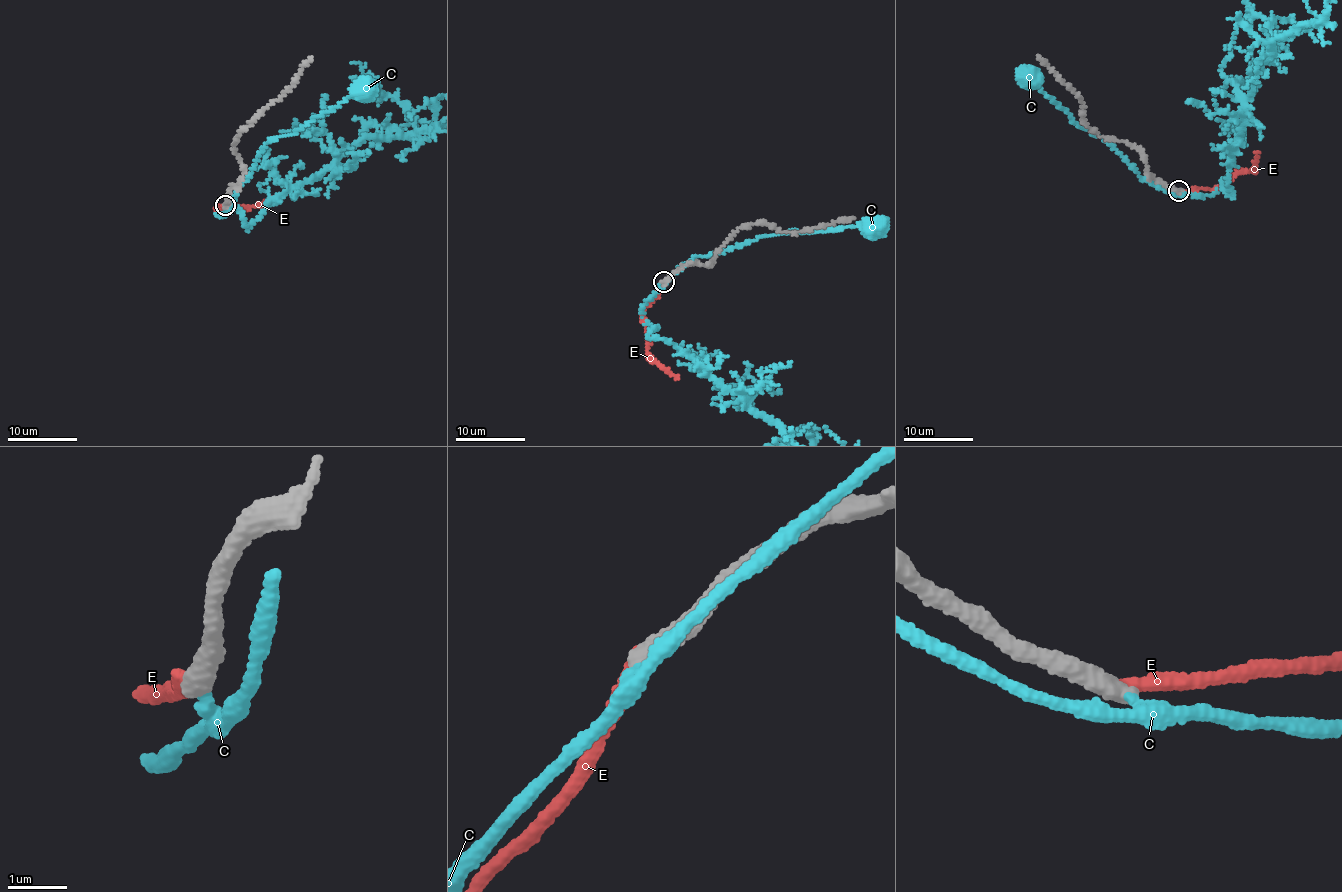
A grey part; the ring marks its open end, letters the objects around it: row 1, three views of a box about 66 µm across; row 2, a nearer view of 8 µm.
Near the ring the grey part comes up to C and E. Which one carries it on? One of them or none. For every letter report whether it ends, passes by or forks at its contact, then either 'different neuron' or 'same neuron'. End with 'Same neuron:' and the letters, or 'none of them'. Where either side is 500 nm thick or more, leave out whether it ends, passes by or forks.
C: it passes by | different neuron
E: it ends | same neuron
Same neuron: E

